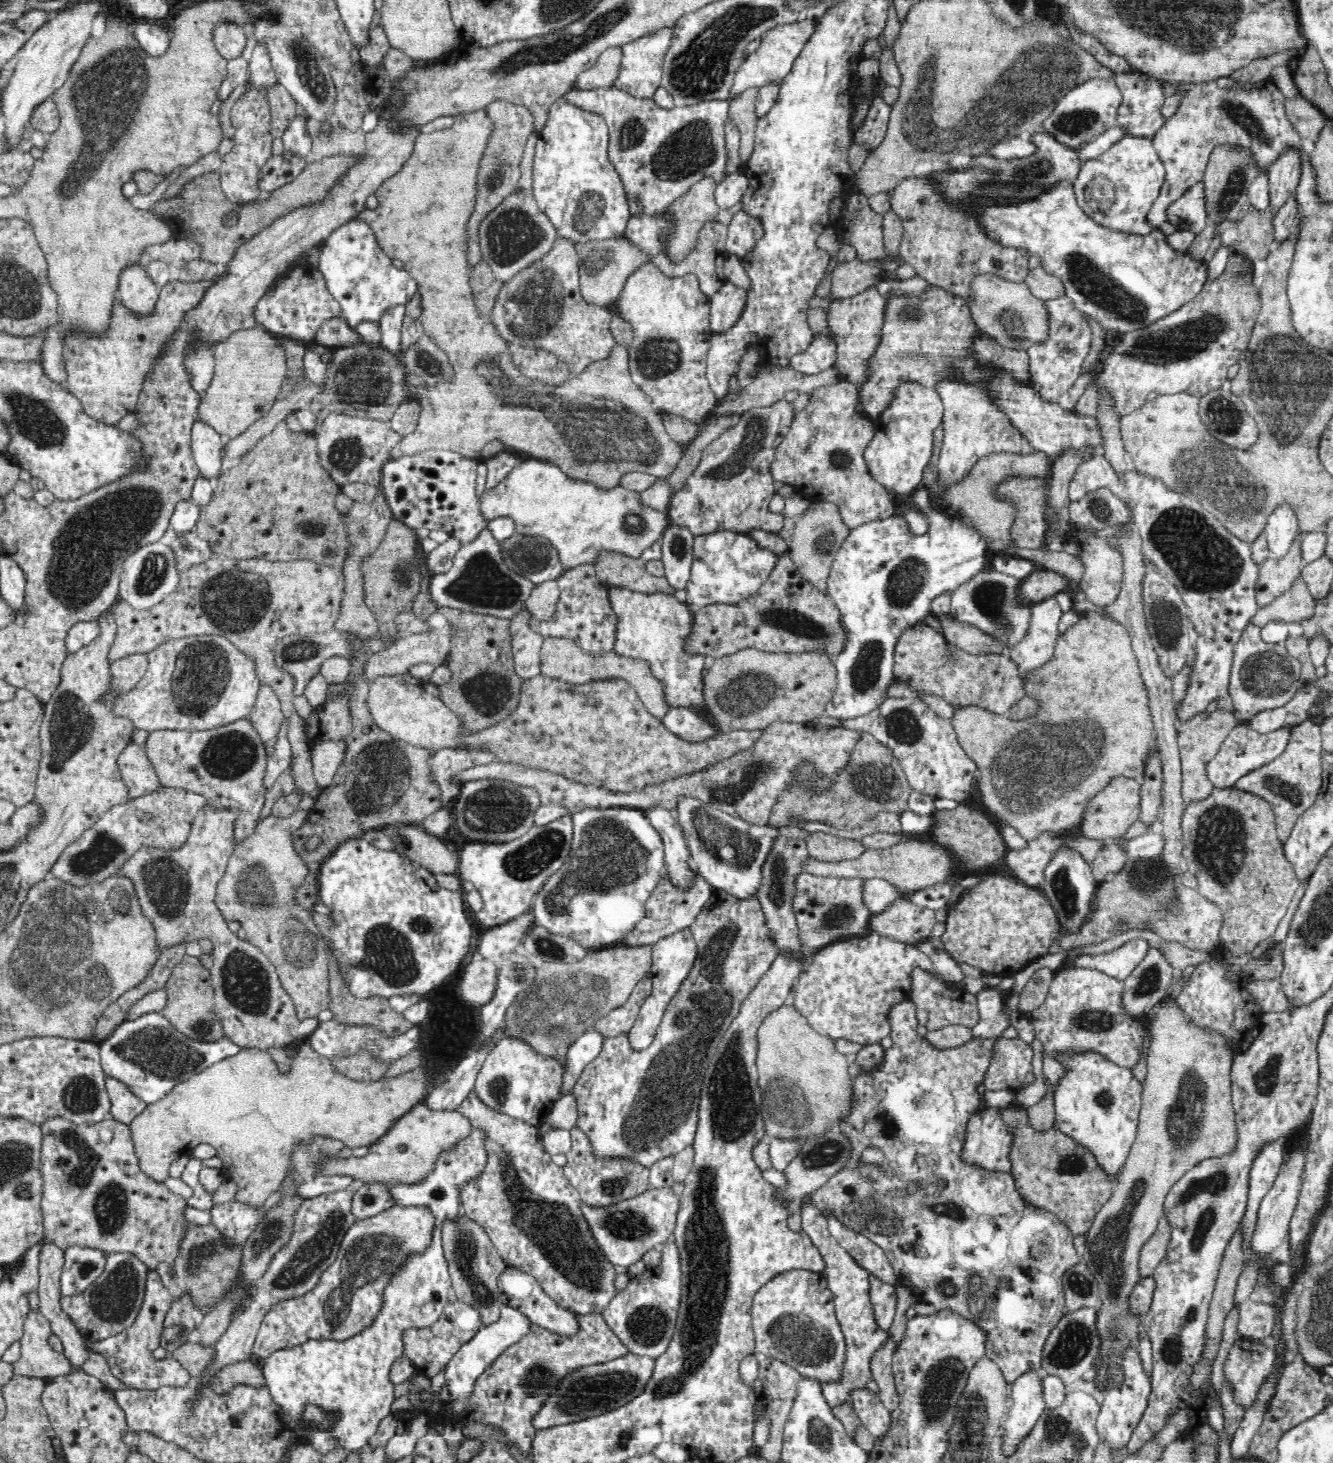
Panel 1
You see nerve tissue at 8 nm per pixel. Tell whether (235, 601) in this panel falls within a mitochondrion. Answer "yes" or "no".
yes

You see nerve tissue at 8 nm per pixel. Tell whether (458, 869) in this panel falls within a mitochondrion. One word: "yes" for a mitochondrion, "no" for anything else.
no

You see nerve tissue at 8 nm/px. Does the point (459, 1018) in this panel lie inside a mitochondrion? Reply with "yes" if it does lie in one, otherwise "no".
yes

